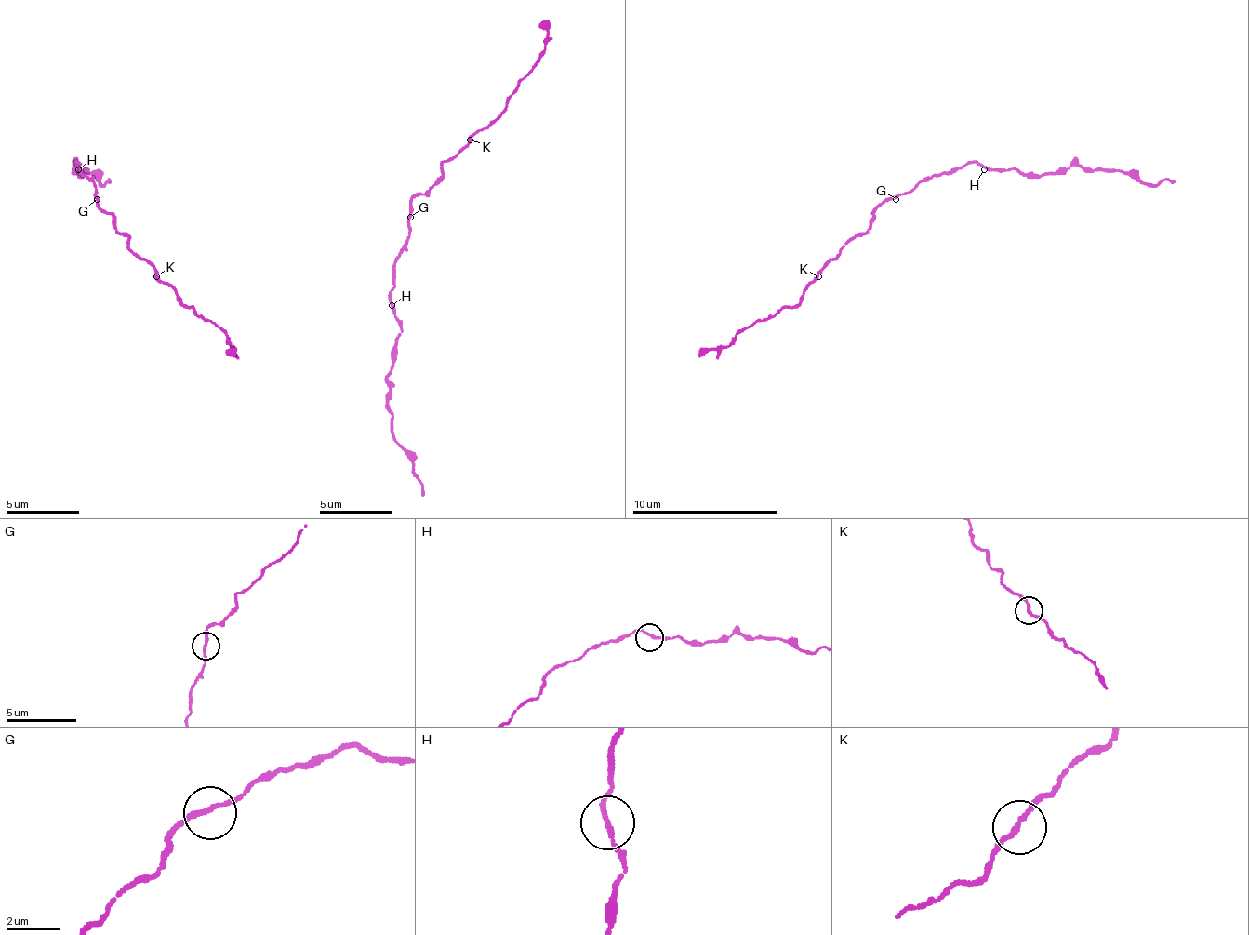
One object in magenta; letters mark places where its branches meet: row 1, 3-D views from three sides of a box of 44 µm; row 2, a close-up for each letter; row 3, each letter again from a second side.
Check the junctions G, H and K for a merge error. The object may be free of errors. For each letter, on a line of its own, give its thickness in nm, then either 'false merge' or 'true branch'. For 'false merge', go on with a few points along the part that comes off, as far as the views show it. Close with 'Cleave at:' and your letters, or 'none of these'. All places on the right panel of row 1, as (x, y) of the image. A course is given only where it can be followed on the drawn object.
G: 170 nm thick; true branch
H: 170 nm thick; true branch
K: 170 nm thick; true branch
Cleave at: none of these

